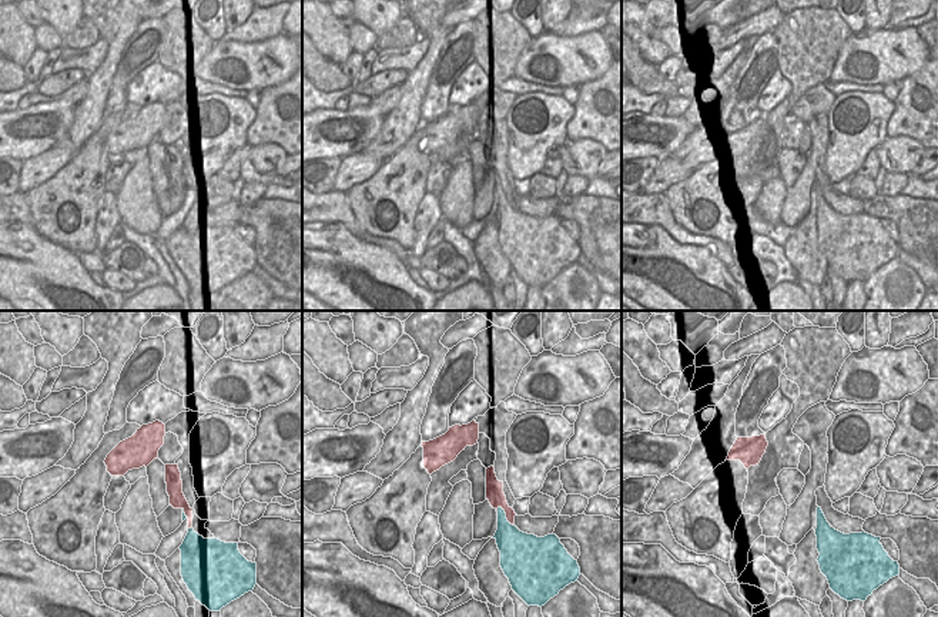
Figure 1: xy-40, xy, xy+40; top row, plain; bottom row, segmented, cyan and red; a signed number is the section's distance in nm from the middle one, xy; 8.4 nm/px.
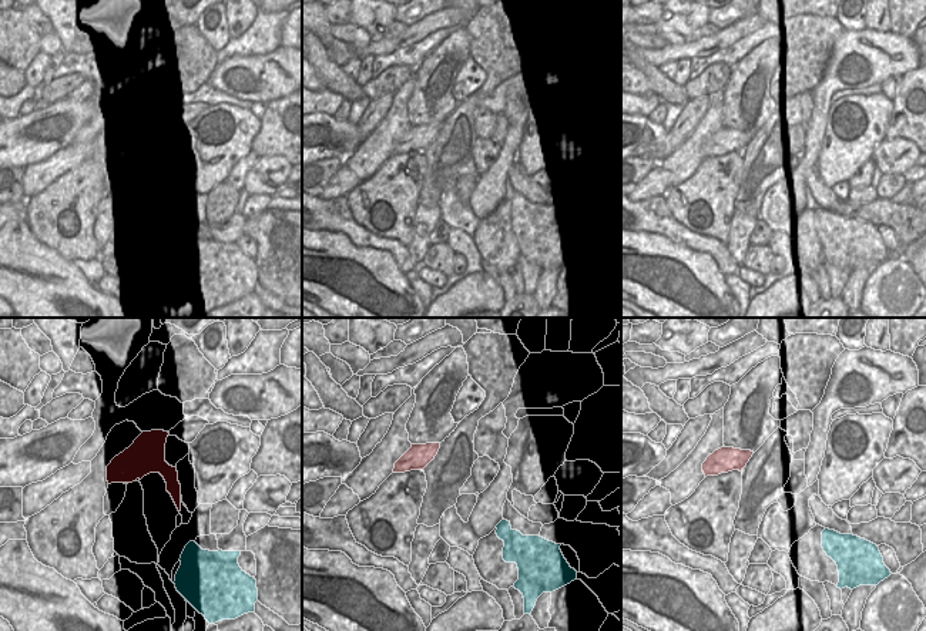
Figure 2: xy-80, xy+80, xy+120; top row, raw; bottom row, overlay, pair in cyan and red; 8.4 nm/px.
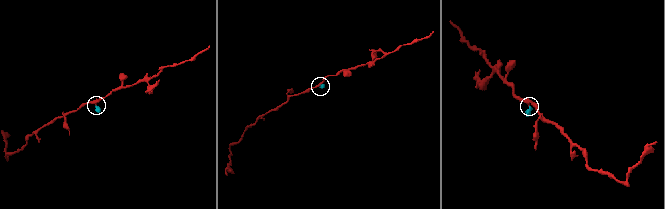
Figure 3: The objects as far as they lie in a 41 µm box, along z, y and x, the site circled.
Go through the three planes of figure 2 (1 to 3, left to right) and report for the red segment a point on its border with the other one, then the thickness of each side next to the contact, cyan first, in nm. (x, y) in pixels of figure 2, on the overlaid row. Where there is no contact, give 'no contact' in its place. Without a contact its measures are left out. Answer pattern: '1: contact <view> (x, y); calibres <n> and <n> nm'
1: no contact
2: no contact
3: no contact

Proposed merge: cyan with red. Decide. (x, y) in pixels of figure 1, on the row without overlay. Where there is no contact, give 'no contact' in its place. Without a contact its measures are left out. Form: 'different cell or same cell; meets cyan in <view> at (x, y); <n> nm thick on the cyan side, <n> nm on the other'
same cell; meets cyan in xy at (505, 197); 260 nm thick on the cyan side, 150 nm on the other

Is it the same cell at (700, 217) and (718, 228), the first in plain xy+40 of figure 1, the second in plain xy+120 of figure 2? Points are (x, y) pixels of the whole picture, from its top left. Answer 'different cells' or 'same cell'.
same cell

